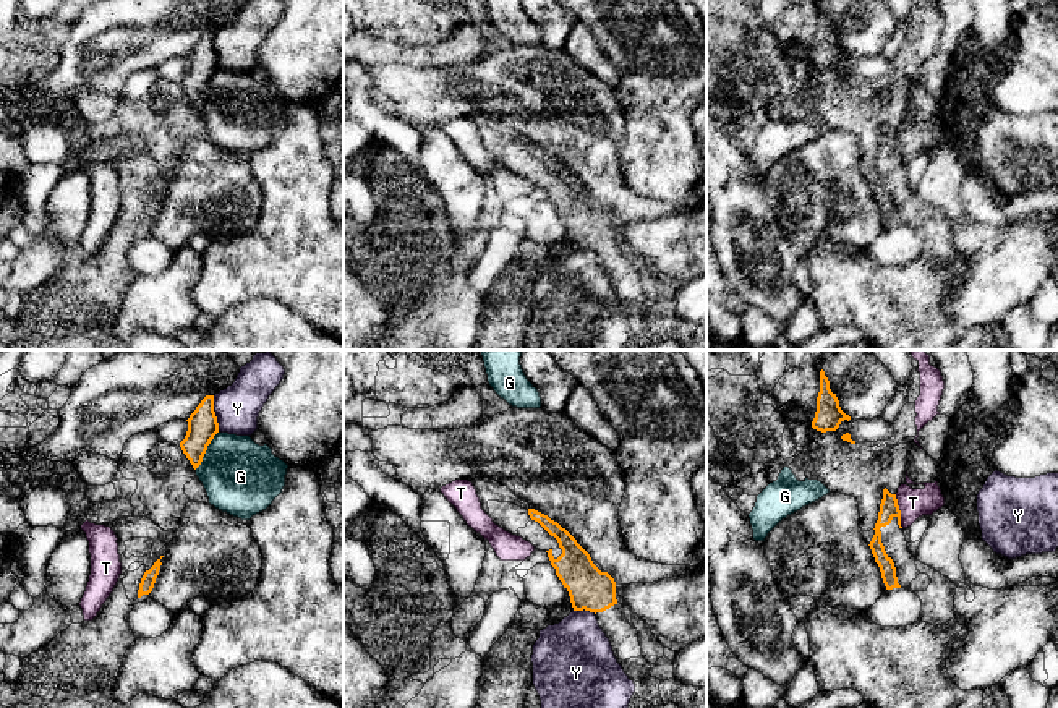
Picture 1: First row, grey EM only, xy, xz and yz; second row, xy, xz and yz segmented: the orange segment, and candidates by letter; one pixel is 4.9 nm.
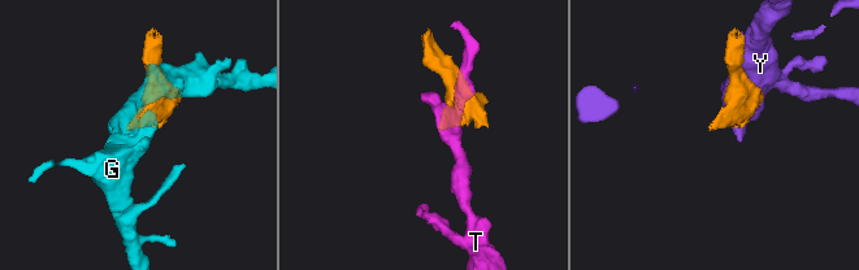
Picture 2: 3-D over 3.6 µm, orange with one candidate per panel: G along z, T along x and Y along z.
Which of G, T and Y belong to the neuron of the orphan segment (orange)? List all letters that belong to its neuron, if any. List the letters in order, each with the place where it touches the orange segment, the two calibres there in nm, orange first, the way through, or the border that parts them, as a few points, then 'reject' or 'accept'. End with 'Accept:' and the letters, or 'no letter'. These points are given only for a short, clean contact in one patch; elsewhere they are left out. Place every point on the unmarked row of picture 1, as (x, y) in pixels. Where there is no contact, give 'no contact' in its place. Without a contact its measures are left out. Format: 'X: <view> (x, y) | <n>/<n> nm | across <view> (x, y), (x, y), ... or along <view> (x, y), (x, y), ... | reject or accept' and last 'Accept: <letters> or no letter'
G: xy (206, 86) | 150/380 nm | reject
T: yz (900, 148) | 90/140 nm | along yz (895, 132), (903, 164) | reject
Y: xy (214, 51) | 150/220 nm | reject
Accept: no letter

